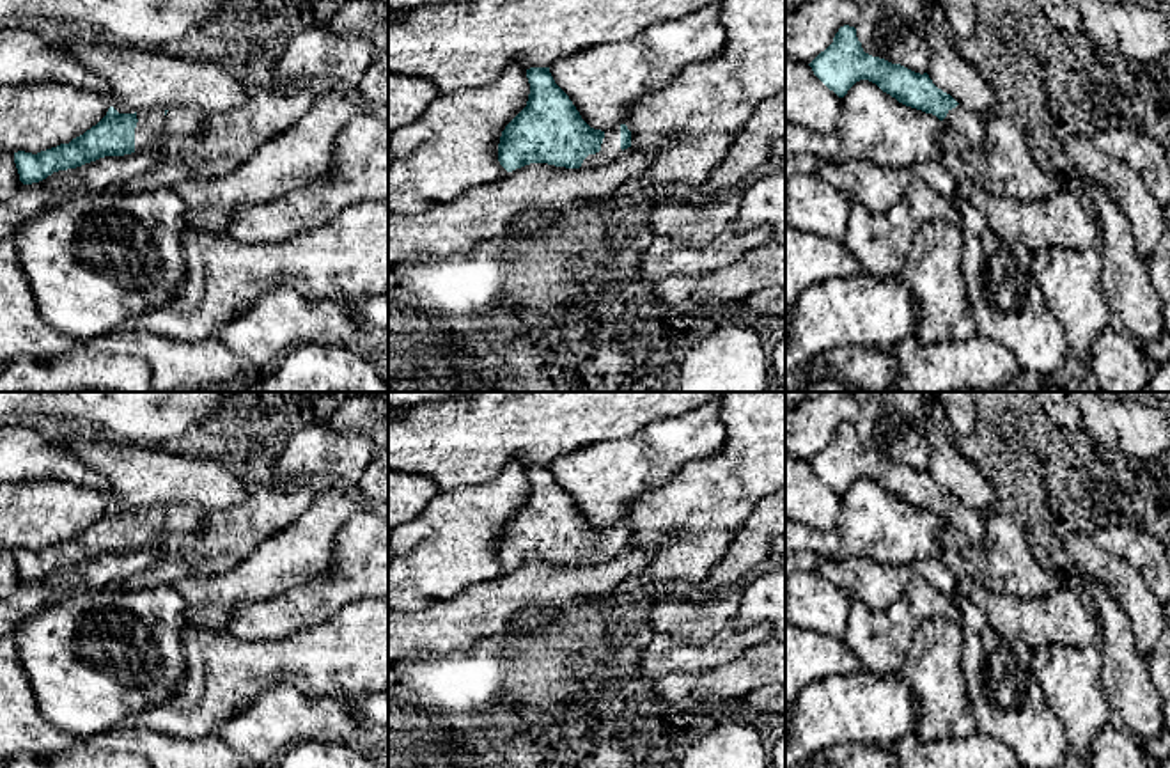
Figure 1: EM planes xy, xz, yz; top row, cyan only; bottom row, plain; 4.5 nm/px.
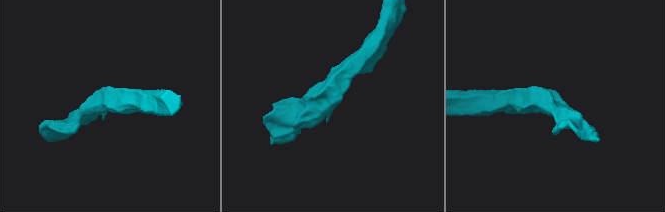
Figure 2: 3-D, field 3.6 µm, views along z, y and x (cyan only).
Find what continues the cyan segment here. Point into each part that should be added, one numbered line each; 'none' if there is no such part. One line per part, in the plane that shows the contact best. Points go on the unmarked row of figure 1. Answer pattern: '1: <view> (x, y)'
1: xz (610, 545)

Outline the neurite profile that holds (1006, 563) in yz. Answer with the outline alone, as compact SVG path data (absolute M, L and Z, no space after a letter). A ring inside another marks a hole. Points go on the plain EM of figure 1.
M993 505L984 516L986 541L980 546L948 525L940 534L941 559L957 580L971 576L1019 600L1044 598L1064 587L1009 514Z

